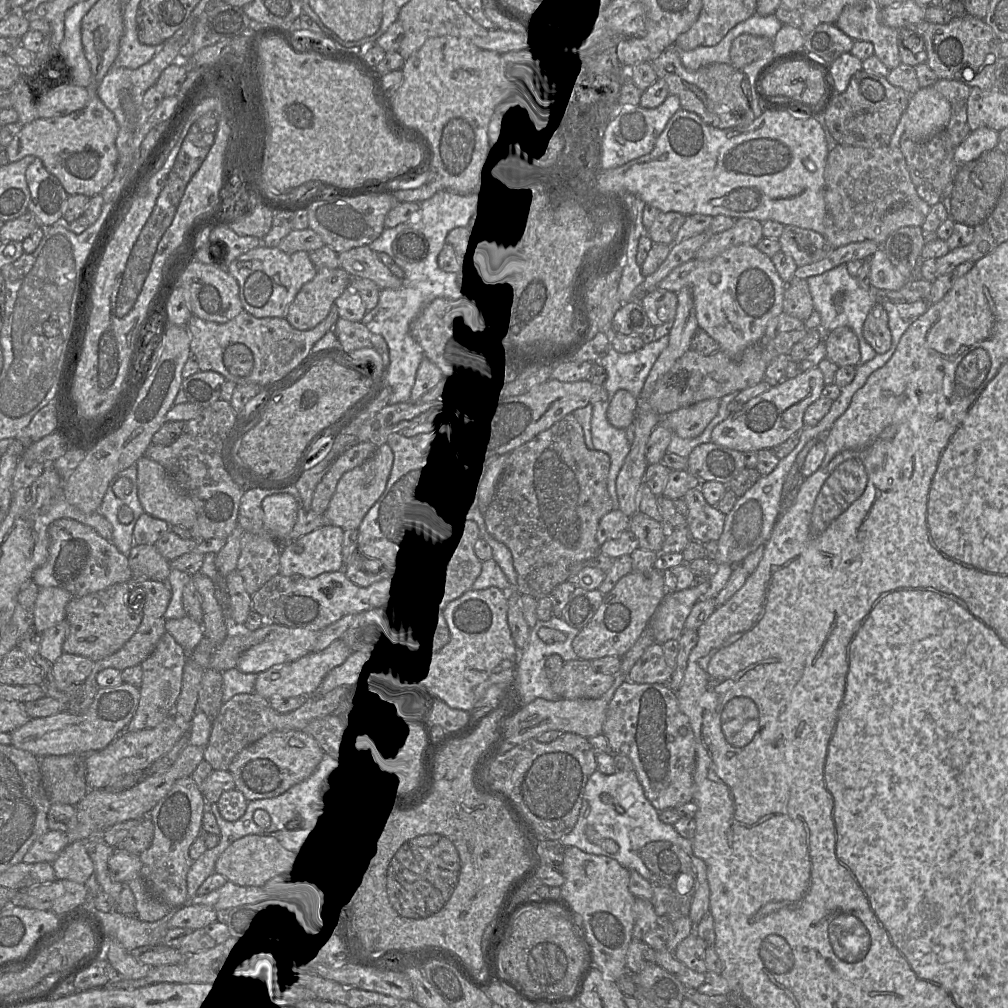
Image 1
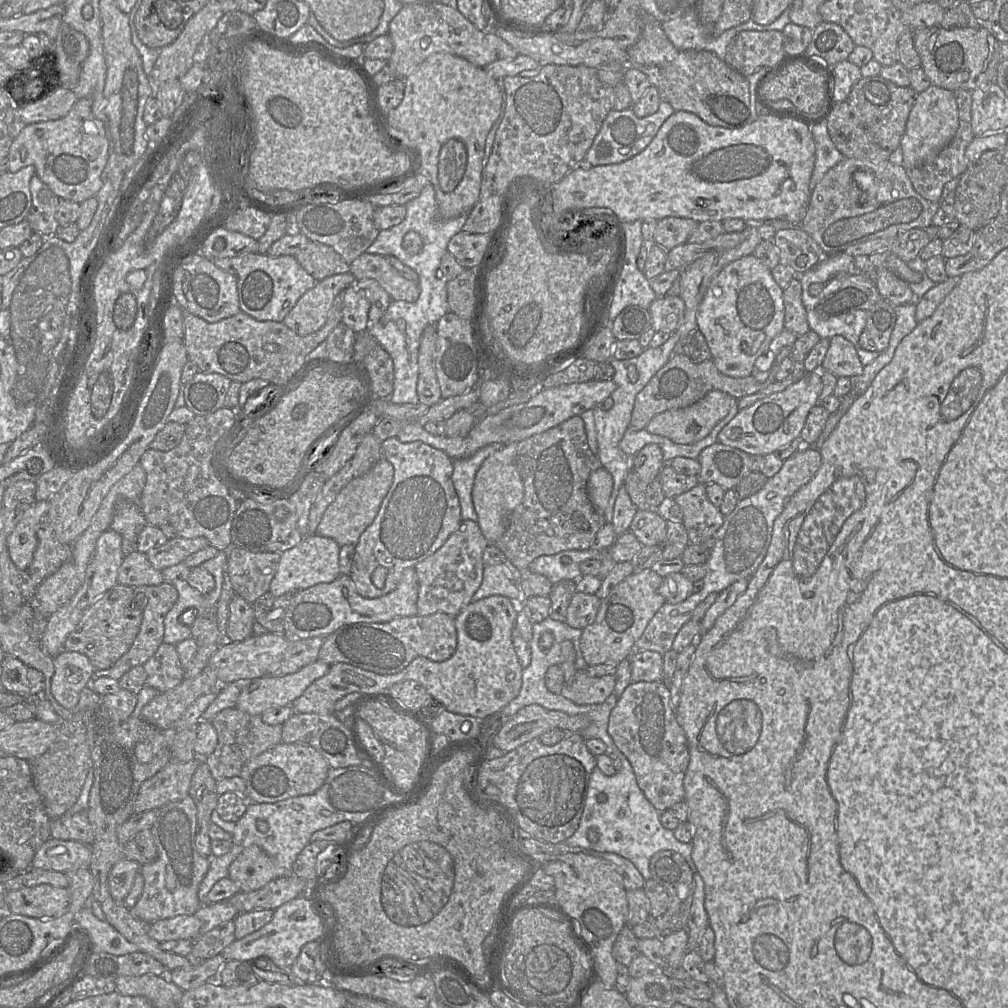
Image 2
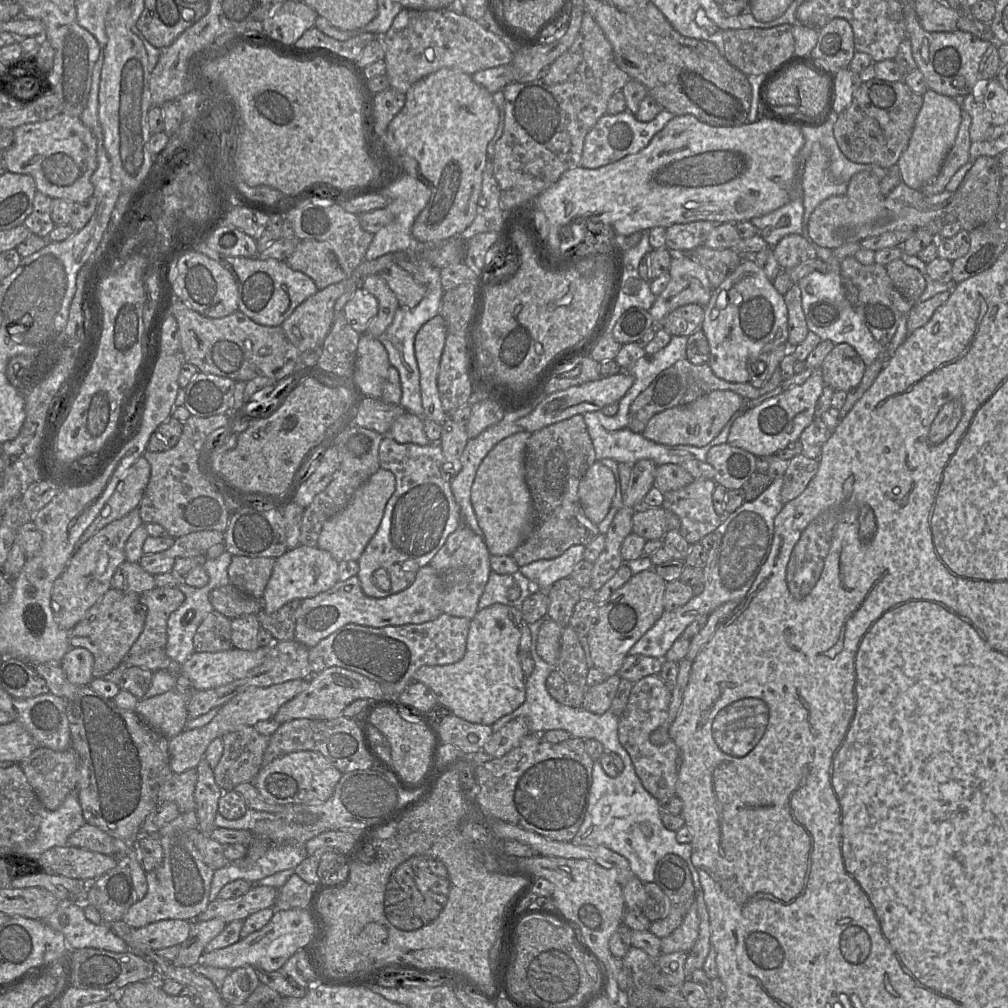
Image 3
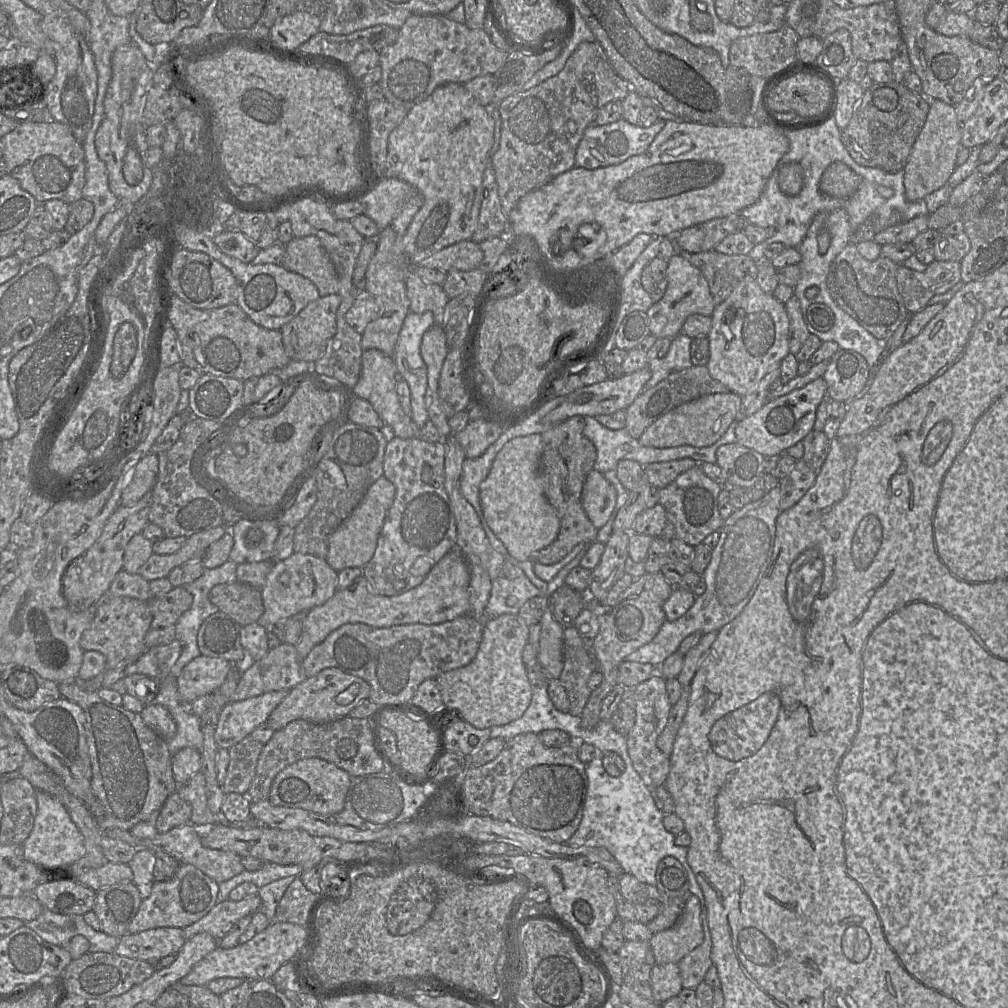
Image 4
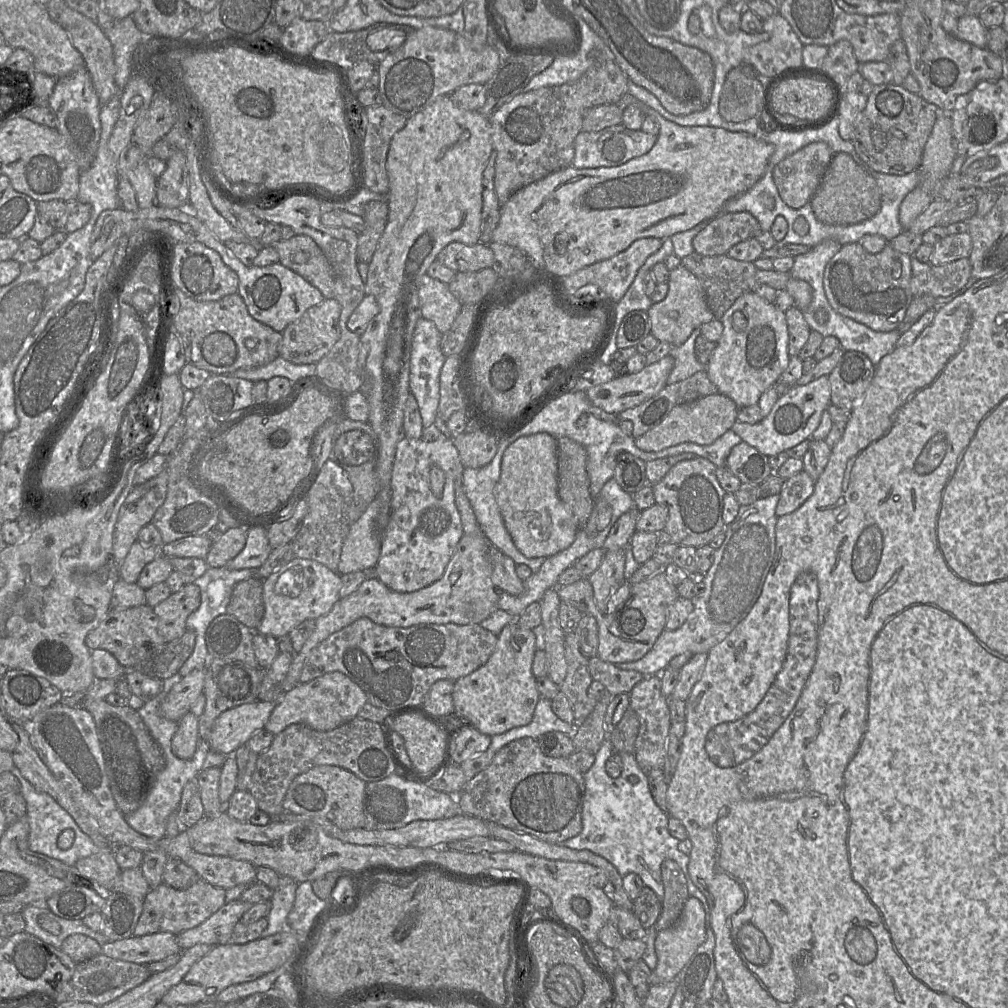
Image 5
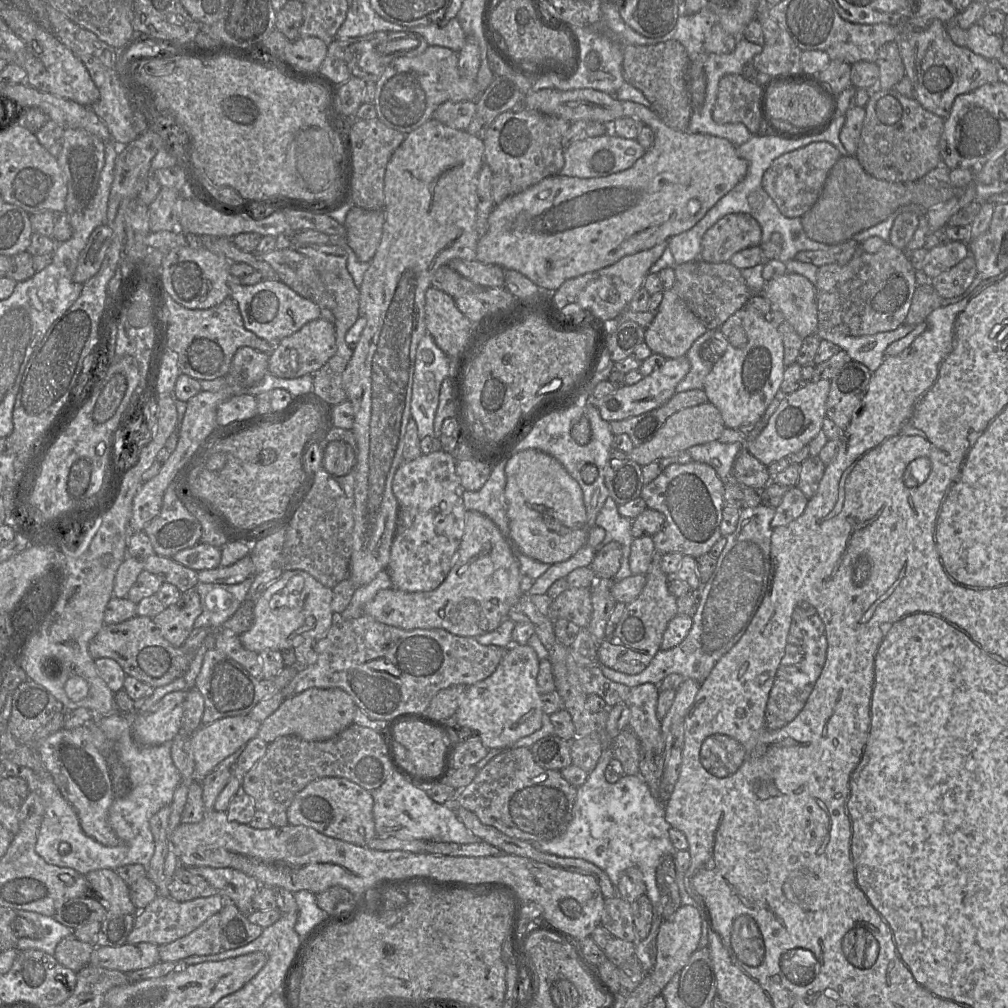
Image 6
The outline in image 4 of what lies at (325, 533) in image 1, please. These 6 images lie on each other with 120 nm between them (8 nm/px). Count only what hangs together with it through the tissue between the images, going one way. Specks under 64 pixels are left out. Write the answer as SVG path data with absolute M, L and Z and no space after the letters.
M294 552L288 558L274 562L261 589L264 613L258 623L270 631L271 626L279 621L324 604L338 590L337 579L338 572L326 559L310 554Z

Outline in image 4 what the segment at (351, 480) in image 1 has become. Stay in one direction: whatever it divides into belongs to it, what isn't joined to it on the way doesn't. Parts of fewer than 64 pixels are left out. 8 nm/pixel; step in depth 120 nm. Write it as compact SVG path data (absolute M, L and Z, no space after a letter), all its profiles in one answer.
M384 475L366 491L350 516L330 536L326 561L335 571L363 568L373 557L385 517L395 497L395 486Z

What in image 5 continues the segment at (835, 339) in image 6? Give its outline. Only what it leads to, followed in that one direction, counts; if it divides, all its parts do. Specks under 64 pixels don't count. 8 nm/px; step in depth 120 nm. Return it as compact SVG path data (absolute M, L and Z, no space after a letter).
M832 307L827 311L827 320L820 324L813 312L807 312L805 321L811 330L823 337L835 336L845 351L858 351L866 355L874 366L890 353L902 334L894 329L890 332L873 331L855 320L837 313Z

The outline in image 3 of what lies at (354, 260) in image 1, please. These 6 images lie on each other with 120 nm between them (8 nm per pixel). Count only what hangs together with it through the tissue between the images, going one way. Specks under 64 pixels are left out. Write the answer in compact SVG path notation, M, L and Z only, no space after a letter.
M397 264L385 268L378 275L394 292L399 306L412 309L420 303L426 294L426 287L417 284L413 277Z

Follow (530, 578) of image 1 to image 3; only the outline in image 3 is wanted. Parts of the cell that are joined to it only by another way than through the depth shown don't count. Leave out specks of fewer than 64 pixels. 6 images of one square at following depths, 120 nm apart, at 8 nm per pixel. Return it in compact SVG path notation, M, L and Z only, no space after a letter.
M581 414L531 434L526 445L525 479L536 510L536 526L511 555L519 567L559 557L574 545L587 546L599 535L598 526L584 514L578 496L582 478L596 461L595 449Z

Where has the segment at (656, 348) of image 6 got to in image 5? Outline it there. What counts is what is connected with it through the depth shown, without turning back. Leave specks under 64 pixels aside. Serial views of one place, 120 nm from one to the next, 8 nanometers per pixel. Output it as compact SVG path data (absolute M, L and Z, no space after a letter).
M682 265L670 271L666 297L653 303L647 311L650 334L659 342L667 342L672 347L682 345L702 324L715 319L706 303L705 294L698 279Z

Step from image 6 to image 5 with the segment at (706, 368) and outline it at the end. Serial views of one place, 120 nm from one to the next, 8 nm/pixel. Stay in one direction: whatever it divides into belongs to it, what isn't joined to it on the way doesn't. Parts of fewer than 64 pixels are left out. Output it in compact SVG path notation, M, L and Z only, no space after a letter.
M697 328L682 345L671 347L669 355L674 358L674 367L667 379L667 384L684 380L699 371L706 371L706 365L698 362L694 354L695 340L700 335L701 332Z

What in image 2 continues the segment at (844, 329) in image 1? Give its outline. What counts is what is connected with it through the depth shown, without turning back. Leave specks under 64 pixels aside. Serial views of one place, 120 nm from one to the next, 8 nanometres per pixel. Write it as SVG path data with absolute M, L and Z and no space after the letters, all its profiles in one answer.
M835 335L829 341L830 346L822 362L822 369L836 377L859 376L864 366L854 344L842 335Z

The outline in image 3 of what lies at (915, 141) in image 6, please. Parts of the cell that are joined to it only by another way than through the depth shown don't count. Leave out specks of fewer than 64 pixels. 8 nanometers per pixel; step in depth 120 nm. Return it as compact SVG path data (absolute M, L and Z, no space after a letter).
M875 77L862 82L849 106L834 117L836 142L852 162L889 168L897 164L907 148L922 104L923 95L912 91L903 80L887 81Z

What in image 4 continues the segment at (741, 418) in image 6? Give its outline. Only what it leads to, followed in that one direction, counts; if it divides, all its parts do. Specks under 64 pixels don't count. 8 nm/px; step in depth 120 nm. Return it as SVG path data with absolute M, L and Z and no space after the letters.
M746 276L727 299L716 305L711 318L712 327L707 335L710 356L706 366L712 378L740 396L754 391L762 378L780 365L784 357L790 353L789 317L785 305L774 295L764 292L753 276Z

